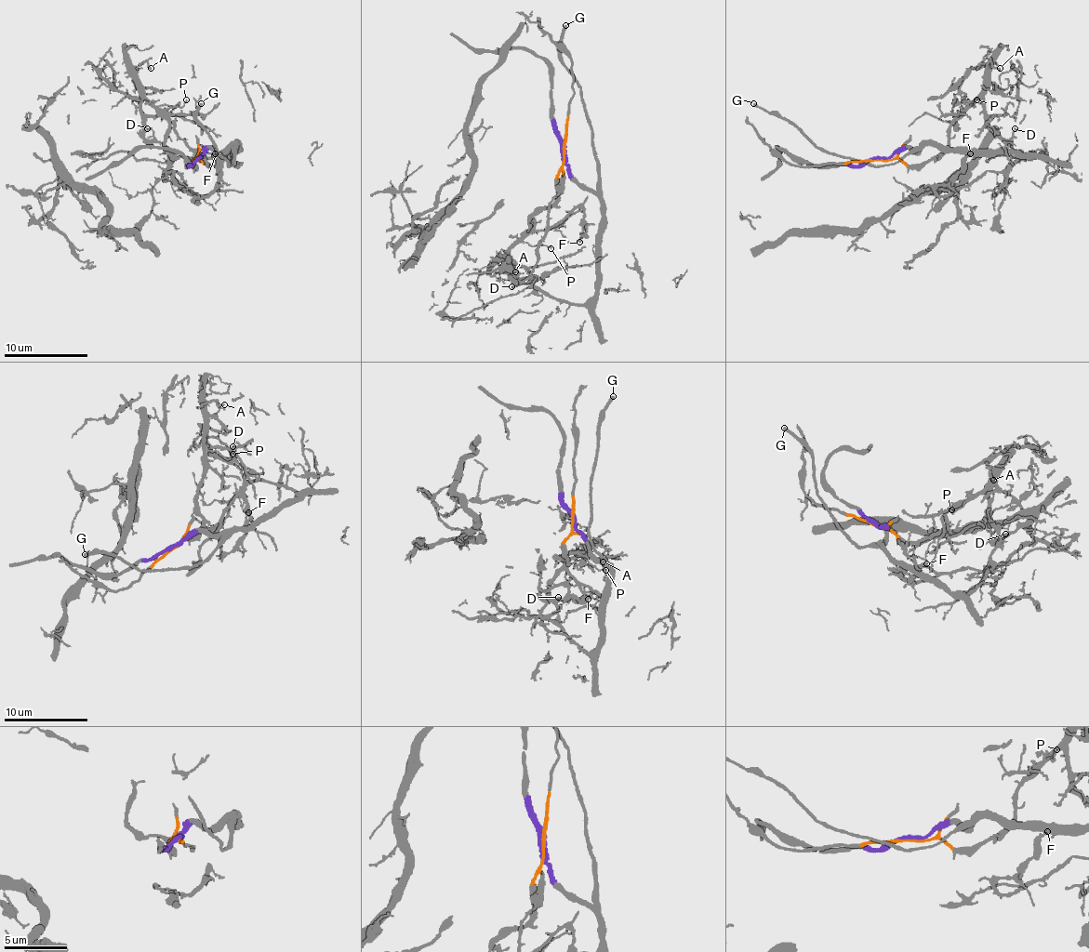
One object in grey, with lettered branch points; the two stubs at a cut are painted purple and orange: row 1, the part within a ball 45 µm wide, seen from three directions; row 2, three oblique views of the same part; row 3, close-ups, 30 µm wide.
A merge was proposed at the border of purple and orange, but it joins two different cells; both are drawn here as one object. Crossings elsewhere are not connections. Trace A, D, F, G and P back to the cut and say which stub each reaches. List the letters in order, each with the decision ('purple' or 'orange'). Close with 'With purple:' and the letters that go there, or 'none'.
A: orange
D: orange
F: purple
G: purple
P: orange
With purple: F, G

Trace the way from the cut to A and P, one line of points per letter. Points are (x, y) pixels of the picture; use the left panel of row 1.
A: (199, 160), (192, 165), (166, 145), (167, 118), (140, 90), (137, 70), (145, 61), (151, 68)
P: (199, 160), (192, 165), (187, 157), (174, 157), (166, 149), (167, 118), (157, 107), (180, 107), (187, 99)

